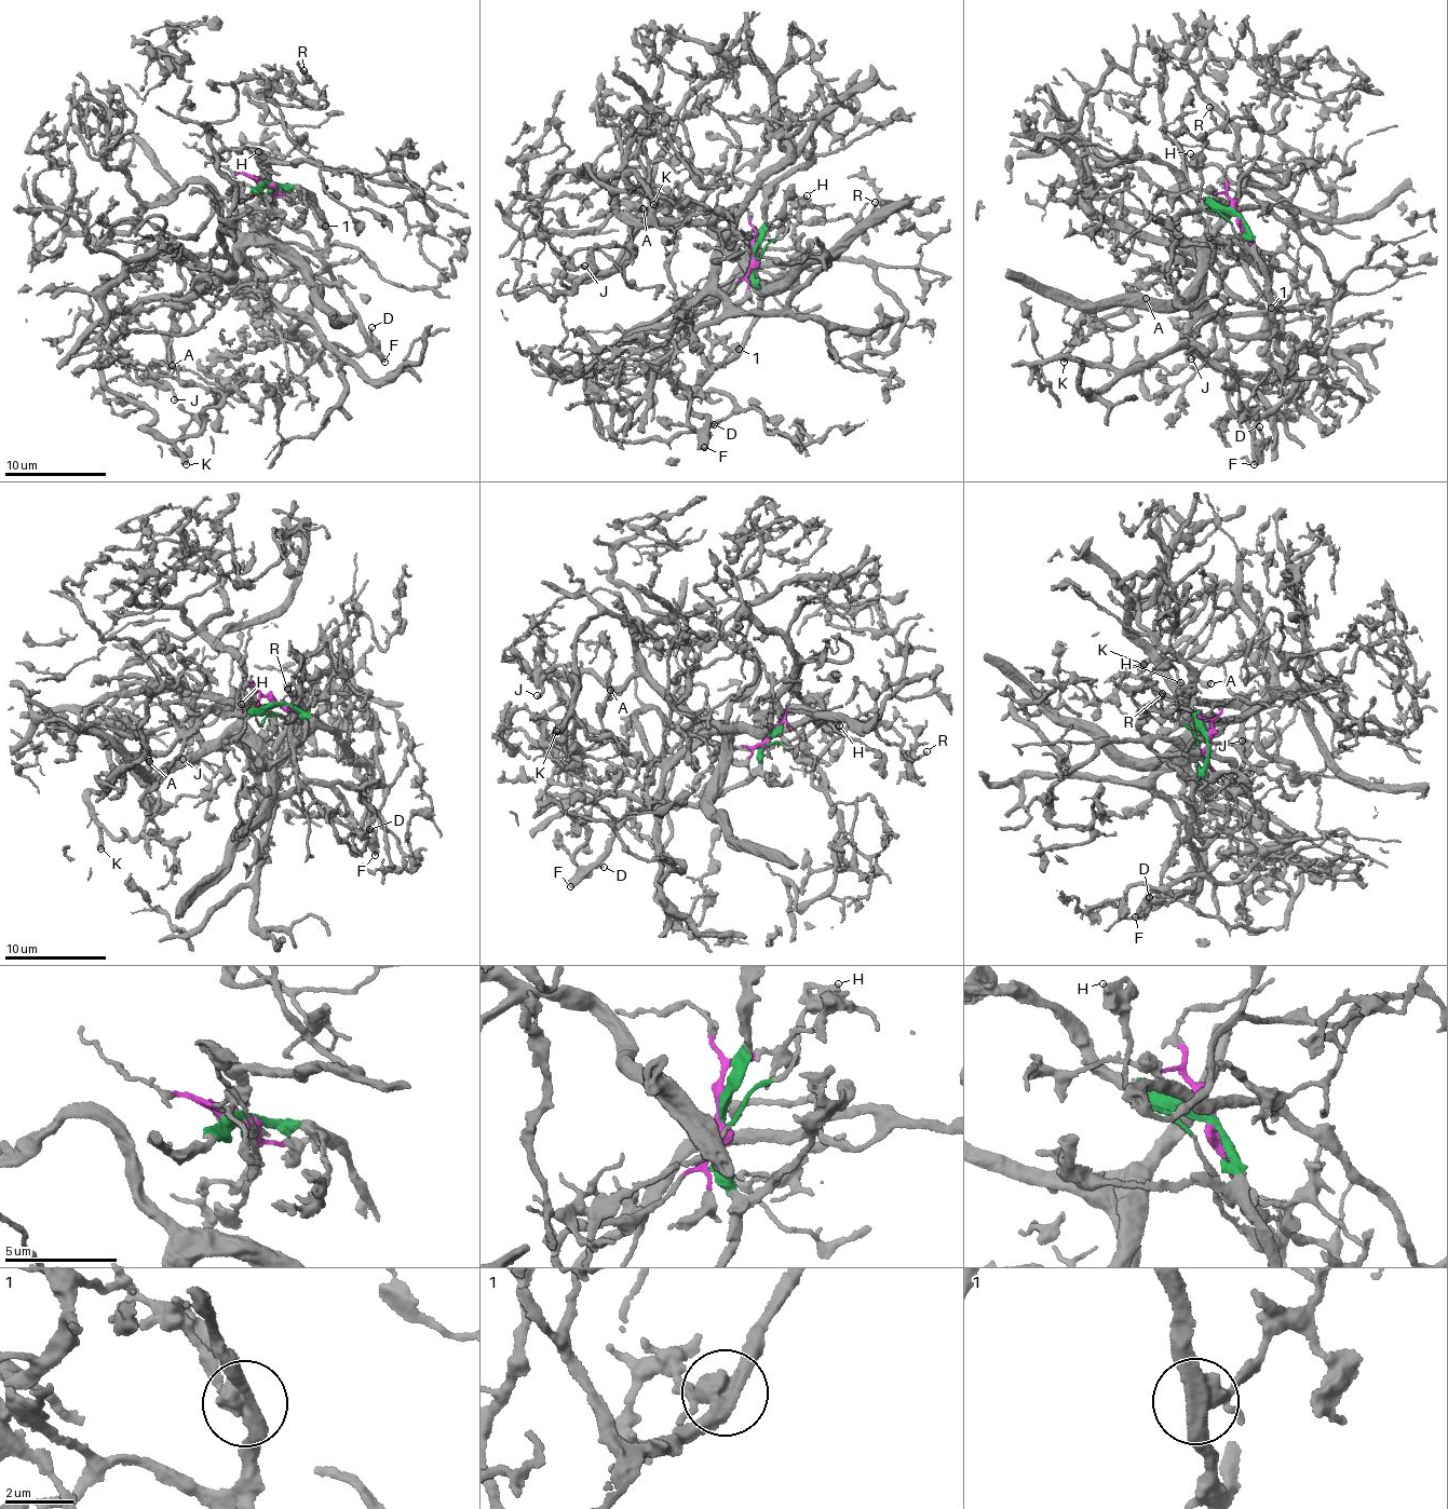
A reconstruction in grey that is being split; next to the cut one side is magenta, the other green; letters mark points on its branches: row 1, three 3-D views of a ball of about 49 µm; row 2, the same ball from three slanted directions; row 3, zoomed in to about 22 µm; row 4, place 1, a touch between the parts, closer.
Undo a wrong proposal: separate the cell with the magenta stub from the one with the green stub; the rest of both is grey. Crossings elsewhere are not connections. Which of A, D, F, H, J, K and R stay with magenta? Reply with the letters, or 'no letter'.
A, J, K, R

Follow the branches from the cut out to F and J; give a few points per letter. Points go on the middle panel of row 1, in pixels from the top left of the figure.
F: (754, 255), (759, 294), (752, 328), (740, 349), (706, 375), (690, 399), (706, 422), (700, 427), (703, 448)
J: (754, 255), (684, 309), (666, 354), (625, 339), (701, 294), (729, 221), (648, 223), (562, 284), (585, 264)

